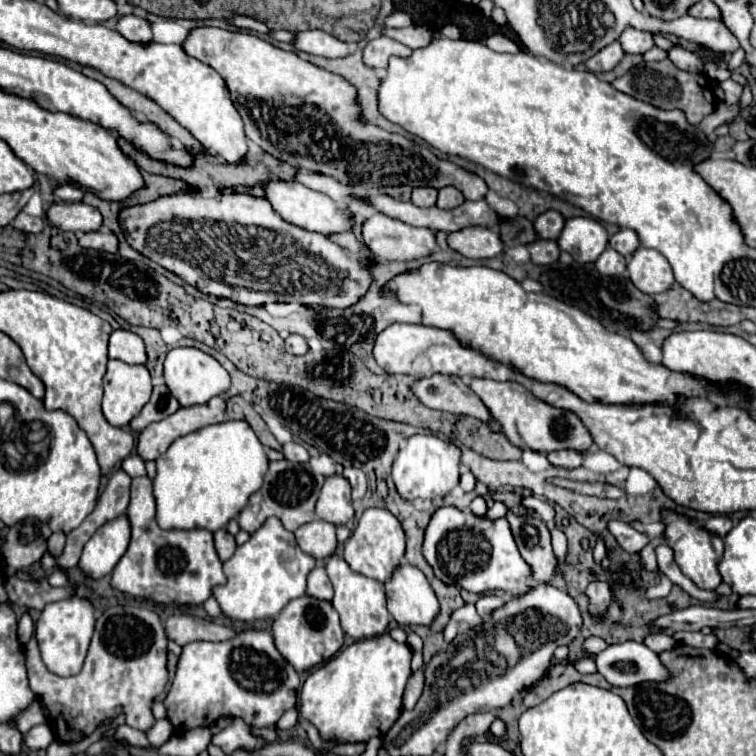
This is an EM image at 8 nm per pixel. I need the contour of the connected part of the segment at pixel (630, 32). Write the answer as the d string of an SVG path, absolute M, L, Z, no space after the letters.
M626 28L618 40L628 54L644 54L654 46L654 34L636 28Z

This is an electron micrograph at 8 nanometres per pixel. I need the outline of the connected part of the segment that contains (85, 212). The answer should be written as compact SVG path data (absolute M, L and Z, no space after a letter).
M54 202L48 210L50 224L68 232L96 232L102 228L102 214L84 202Z

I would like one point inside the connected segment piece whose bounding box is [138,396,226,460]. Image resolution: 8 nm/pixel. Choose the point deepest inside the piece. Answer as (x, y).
(154, 440)

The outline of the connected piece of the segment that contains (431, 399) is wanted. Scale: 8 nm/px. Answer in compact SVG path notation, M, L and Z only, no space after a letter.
M434 374L430 378L422 378L412 386L418 400L434 410L450 412L450 414L464 414L488 422L494 432L502 432L500 424L492 418L490 410L482 404L482 400L466 386L460 376L446 376Z

